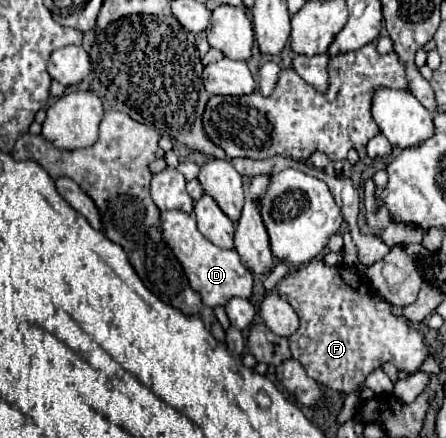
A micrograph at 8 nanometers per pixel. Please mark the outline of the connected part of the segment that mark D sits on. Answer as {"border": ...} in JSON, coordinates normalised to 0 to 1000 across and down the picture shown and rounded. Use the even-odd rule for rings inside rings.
{"border":[[[408,479],[359,484],[359,525],[363,525],[372,557],[381,562],[381,571],[408,603],[430,662],[439,662],[453,676],[453,689],[462,699],[471,699],[471,703],[502,699],[525,676],[538,676],[538,680],[565,676],[565,653],[570,653],[565,621],[552,607],[543,607],[529,571],[502,571],[502,566],[489,566],[475,553],[466,553],[448,534],[439,502],[426,489],[417,489]]]}

